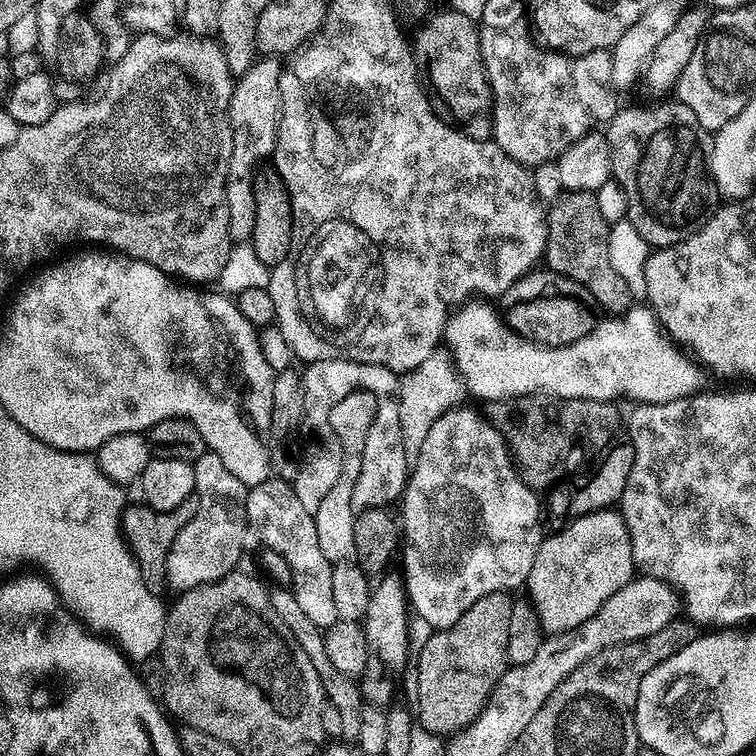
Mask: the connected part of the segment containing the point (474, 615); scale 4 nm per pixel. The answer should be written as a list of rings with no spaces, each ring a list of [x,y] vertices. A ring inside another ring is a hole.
[[[495,592],[486,594],[454,622],[454,626],[433,631],[426,646],[418,650],[420,656],[416,660],[416,704],[414,712],[418,724],[425,732],[433,733],[441,738],[455,734],[470,723],[488,703],[488,697],[496,689],[496,683],[502,678],[505,668],[509,667],[506,654],[506,637],[510,634],[510,610],[514,600],[509,593]]]

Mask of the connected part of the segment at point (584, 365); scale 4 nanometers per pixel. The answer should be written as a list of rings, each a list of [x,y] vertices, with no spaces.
[[[465,302],[455,309],[448,317],[448,324],[444,327],[443,343],[446,345],[446,351],[454,365],[457,373],[462,377],[464,387],[469,393],[472,392],[478,399],[483,402],[495,402],[498,400],[515,401],[518,396],[554,396],[557,400],[606,400],[609,402],[619,401],[619,396],[625,396],[631,402],[639,402],[641,404],[661,404],[662,402],[674,402],[683,396],[694,396],[701,391],[704,376],[700,373],[701,365],[680,344],[676,342],[661,327],[660,321],[651,307],[633,306],[626,312],[609,315],[608,320],[601,319],[595,326],[594,330],[590,330],[590,334],[586,334],[586,338],[578,338],[578,342],[570,342],[566,346],[558,346],[557,348],[548,348],[544,344],[536,344],[533,340],[527,340],[524,336],[519,336],[513,328],[508,324],[507,319],[502,318],[491,308],[488,302]]]

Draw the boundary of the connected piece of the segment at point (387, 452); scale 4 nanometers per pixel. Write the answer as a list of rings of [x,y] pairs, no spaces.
[[[386,393],[376,398],[378,414],[370,426],[370,434],[366,434],[366,450],[362,454],[362,470],[358,470],[358,482],[354,482],[354,494],[350,497],[350,506],[355,513],[365,512],[371,508],[388,508],[399,501],[404,495],[404,488],[408,484],[410,465],[406,462],[406,450],[402,446],[402,422],[398,418],[400,401],[397,394]]]

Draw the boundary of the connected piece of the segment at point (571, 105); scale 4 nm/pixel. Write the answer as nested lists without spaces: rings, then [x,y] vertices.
[[[539,43],[524,58],[485,58],[485,74],[492,87],[492,137],[506,154],[519,164],[537,166],[555,161],[578,138],[593,131],[597,126],[611,121],[618,111],[617,89],[612,82],[611,51],[587,52],[581,56],[570,56],[567,52],[549,50]]]

